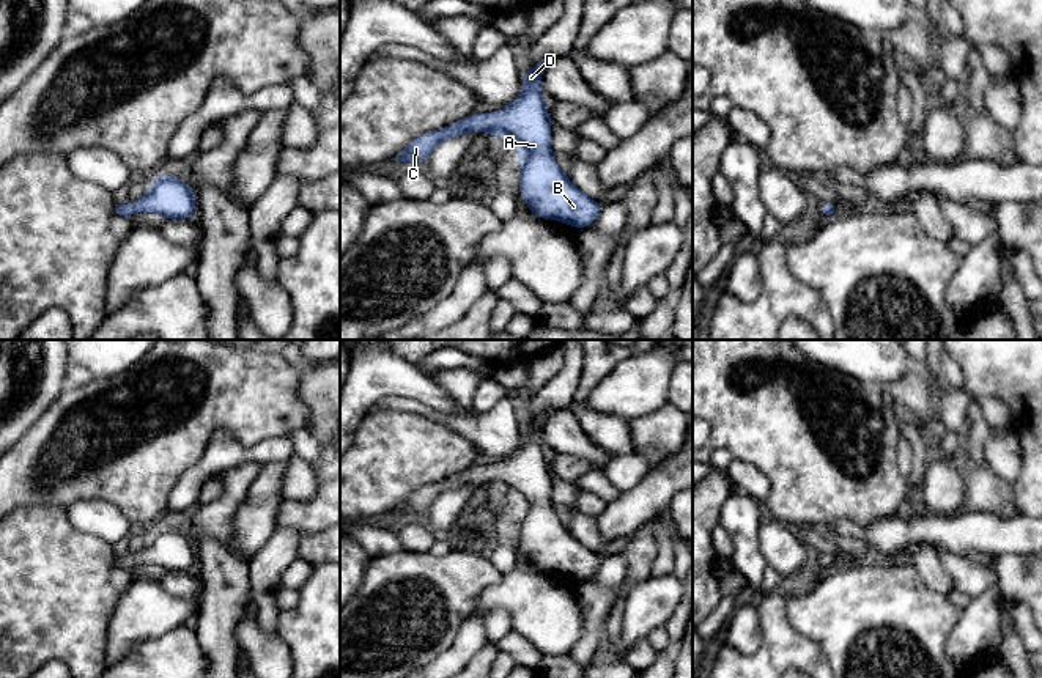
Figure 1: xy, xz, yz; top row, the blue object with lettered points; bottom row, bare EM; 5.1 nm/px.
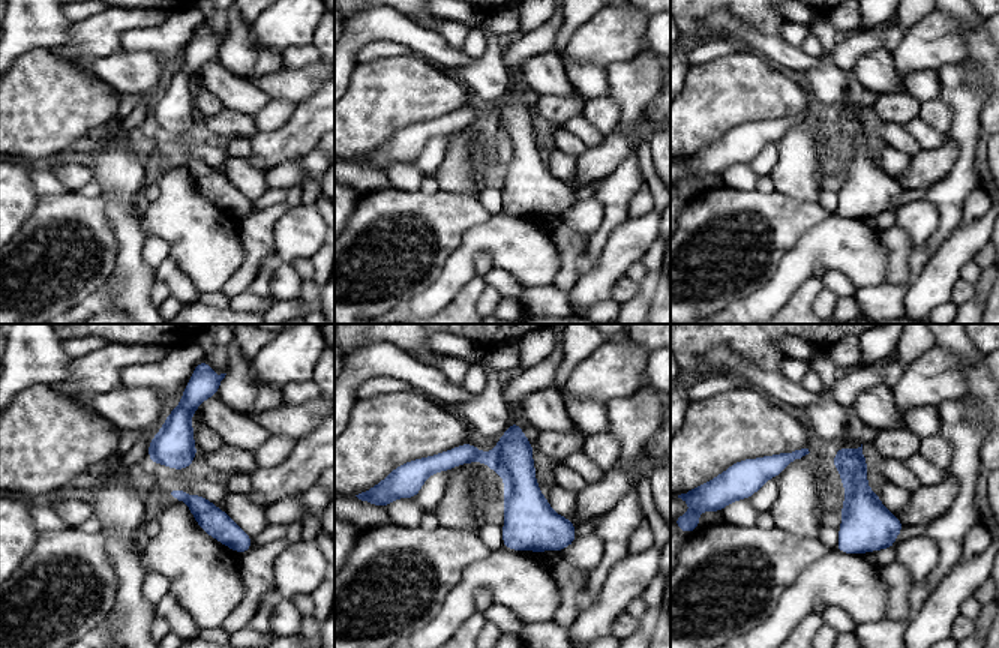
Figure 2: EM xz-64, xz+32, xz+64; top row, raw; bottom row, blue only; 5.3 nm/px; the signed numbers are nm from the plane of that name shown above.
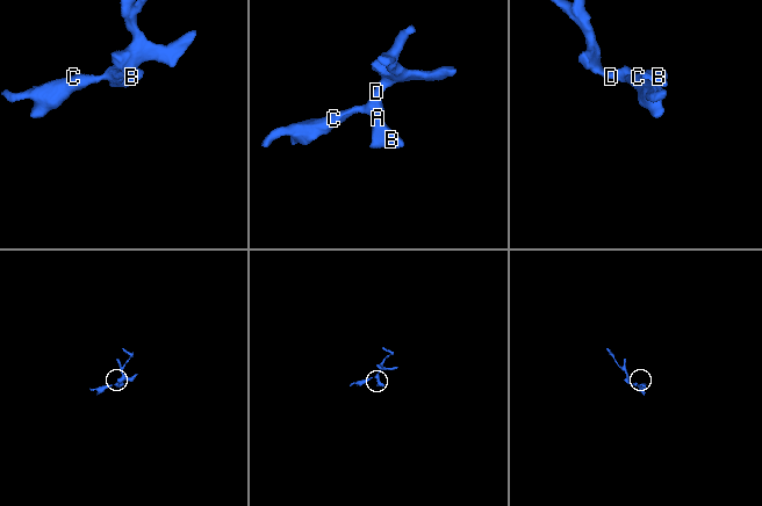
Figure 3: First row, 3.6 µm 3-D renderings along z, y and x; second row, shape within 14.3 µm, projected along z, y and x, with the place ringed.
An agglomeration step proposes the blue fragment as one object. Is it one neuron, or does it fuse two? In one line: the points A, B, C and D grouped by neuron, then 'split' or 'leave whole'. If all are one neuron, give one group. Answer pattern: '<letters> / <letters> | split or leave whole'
A B C D | leave whole

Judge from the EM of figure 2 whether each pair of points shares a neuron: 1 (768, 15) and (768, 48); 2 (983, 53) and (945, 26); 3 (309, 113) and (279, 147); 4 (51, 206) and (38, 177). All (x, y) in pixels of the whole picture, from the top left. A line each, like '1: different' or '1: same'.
1: different
2: different
3: same
4: different

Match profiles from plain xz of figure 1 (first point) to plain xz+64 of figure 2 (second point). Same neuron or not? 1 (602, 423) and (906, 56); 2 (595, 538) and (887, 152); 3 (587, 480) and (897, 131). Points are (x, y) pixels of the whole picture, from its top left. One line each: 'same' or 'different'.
1: different
2: same
3: different

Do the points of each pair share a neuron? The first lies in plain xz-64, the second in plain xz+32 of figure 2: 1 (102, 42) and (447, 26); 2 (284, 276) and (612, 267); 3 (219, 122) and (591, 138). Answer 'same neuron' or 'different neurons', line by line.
1: same neuron
2: different neurons
3: same neuron

